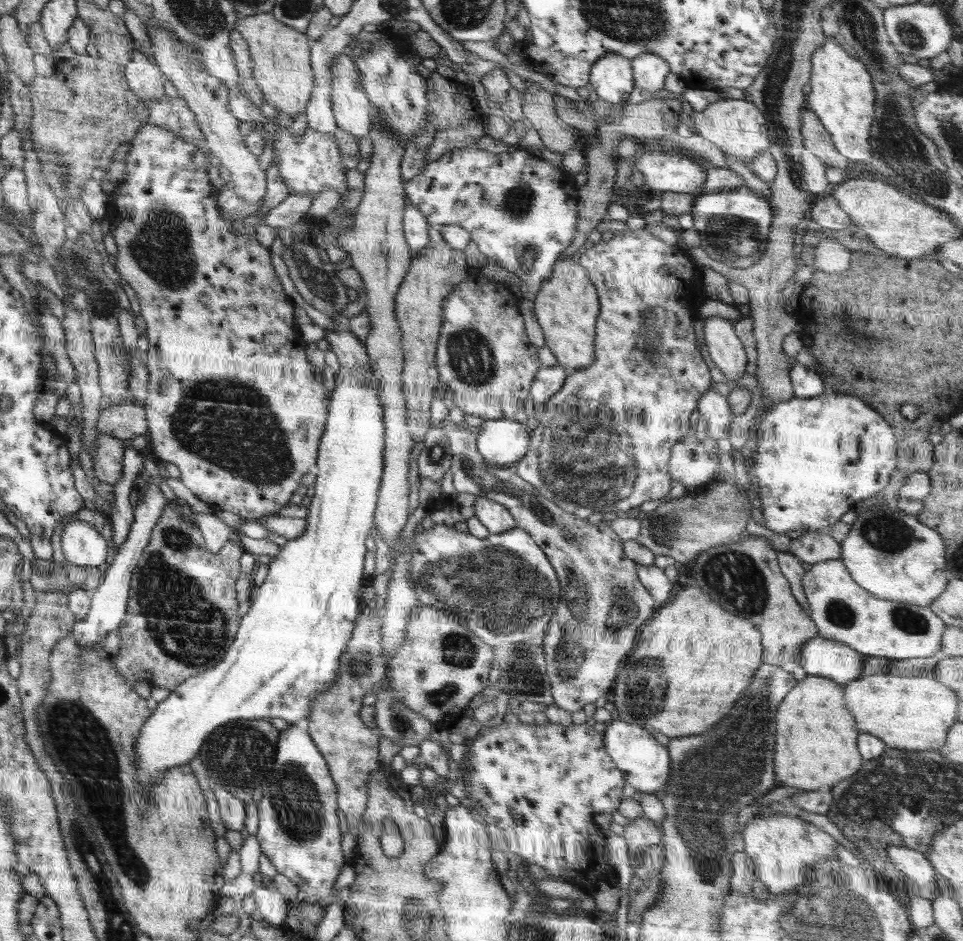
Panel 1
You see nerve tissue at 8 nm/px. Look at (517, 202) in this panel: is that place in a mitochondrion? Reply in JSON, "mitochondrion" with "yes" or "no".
{"mitochondrion":"yes"}

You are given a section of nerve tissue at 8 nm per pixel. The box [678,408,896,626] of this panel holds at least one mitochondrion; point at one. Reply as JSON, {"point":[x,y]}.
{"point":[737,580]}

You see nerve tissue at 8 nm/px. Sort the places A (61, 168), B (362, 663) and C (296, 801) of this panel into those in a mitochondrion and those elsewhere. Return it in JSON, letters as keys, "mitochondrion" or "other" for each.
{"A":"mitochondrion","B":"mitochondrion","C":"mitochondrion"}

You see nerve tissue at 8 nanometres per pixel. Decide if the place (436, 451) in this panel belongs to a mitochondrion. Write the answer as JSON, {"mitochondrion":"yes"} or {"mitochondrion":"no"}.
{"mitochondrion":"yes"}

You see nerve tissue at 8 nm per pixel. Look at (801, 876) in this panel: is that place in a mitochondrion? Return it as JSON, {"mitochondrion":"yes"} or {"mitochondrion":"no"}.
{"mitochondrion":"yes"}

